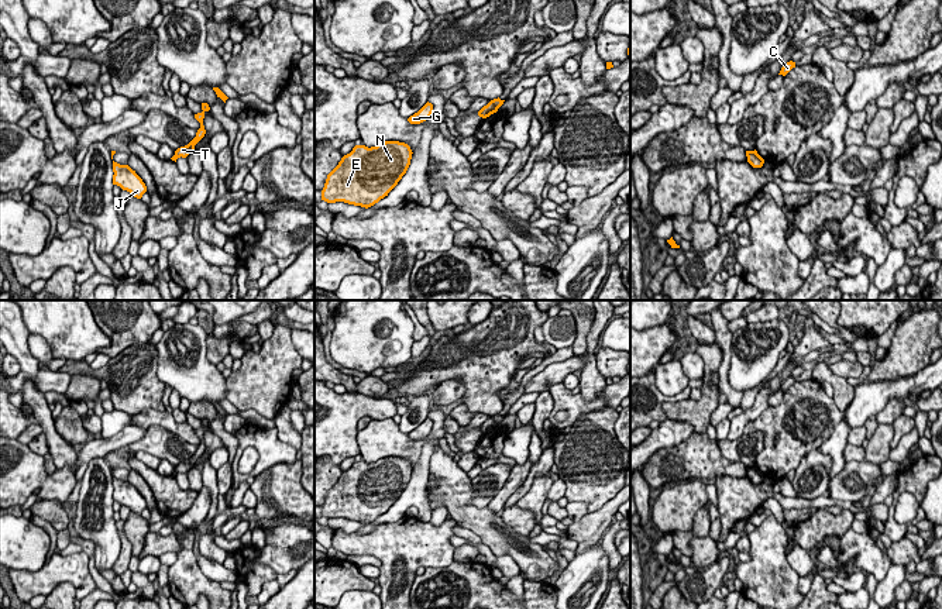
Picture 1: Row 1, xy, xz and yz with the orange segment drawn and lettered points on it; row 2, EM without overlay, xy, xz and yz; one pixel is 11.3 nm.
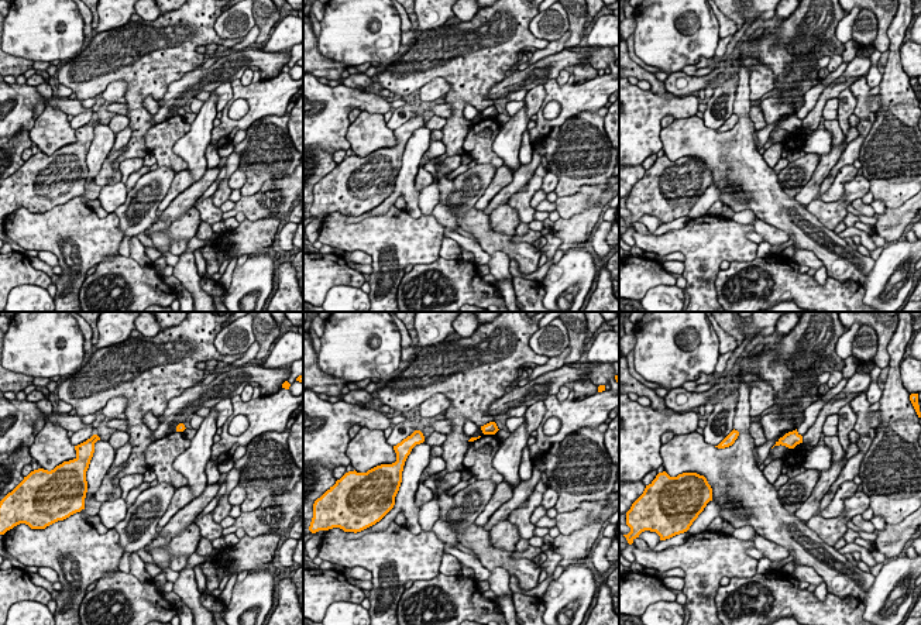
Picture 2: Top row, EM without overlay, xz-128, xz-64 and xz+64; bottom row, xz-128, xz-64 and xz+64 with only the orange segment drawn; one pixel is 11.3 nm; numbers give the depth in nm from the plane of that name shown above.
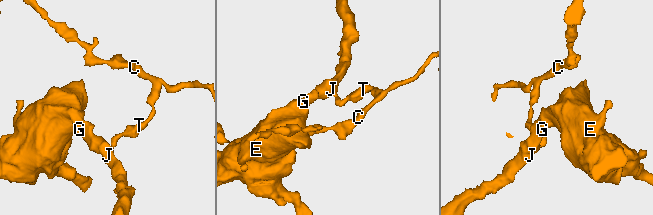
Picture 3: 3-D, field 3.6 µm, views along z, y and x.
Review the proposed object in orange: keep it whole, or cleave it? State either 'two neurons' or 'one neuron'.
two neurons

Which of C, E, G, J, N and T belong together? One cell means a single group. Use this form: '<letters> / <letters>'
C T / E G J N

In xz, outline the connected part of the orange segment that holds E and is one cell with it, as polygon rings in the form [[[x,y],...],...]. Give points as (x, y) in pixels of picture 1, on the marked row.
[[[399,141],[377,147],[355,145],[327,175],[322,200],[371,207],[398,185],[406,173],[412,149]]]

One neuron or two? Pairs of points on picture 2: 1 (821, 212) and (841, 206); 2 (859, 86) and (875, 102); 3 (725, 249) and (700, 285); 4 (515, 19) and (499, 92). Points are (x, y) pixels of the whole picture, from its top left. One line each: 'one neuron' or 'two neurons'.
1: one neuron
2: one neuron
3: one neuron
4: two neurons

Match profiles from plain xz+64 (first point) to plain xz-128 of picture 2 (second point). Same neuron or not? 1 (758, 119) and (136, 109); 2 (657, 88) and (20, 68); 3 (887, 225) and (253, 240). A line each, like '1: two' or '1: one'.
1: two
2: one
3: one

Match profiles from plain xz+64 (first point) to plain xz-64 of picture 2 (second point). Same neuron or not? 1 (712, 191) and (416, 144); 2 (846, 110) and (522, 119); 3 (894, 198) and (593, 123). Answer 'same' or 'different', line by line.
1: same
2: different
3: same

